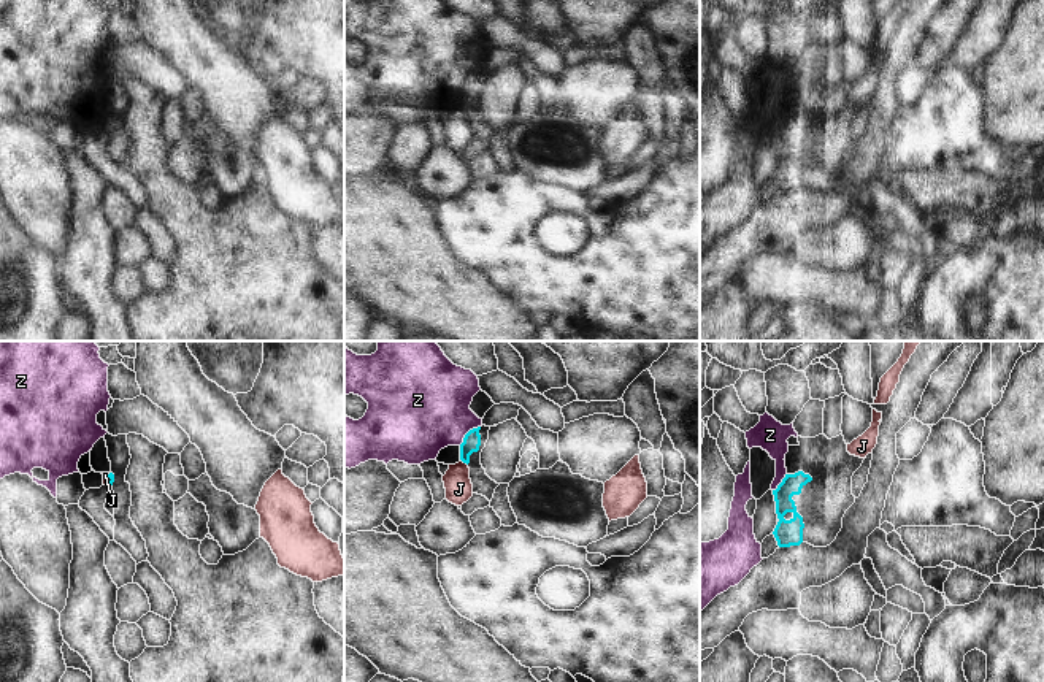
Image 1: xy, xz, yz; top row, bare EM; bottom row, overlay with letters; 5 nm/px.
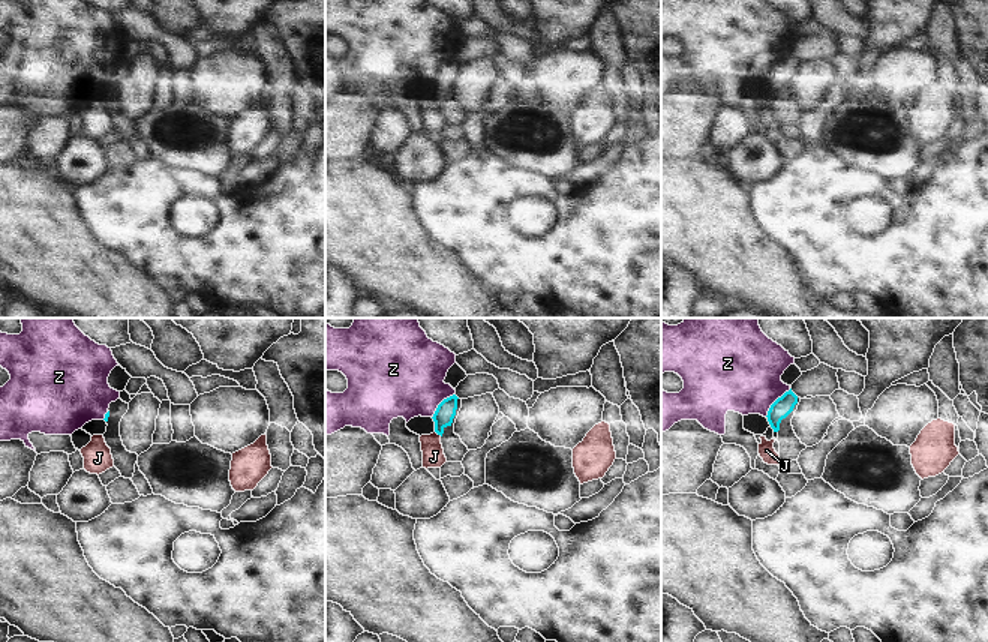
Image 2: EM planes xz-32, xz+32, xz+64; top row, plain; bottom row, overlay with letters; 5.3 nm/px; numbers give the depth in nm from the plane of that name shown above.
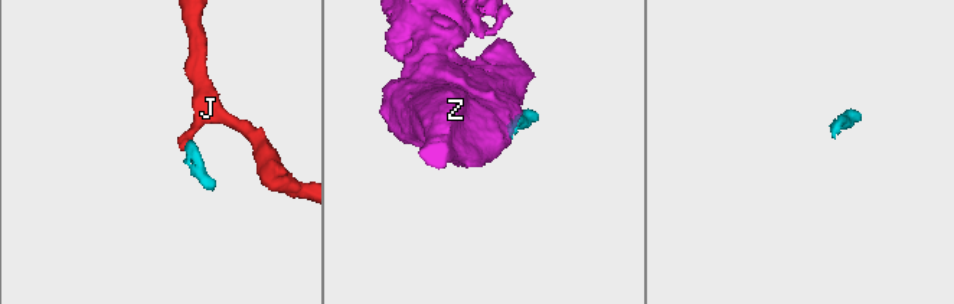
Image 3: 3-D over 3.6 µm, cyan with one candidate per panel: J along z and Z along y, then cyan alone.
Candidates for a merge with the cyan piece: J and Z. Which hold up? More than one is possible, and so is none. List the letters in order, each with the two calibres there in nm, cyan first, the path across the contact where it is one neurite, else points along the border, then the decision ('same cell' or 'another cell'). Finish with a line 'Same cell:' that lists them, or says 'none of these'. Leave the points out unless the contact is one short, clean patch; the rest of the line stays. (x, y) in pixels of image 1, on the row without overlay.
J: calibres 90 and 140 nm; border xz (460, 103), (467, 110); another cell
Z: calibres 90 and 440 nm; border xz (479, 70), (473, 72), (459, 89); another cell
Same cell: none of these

